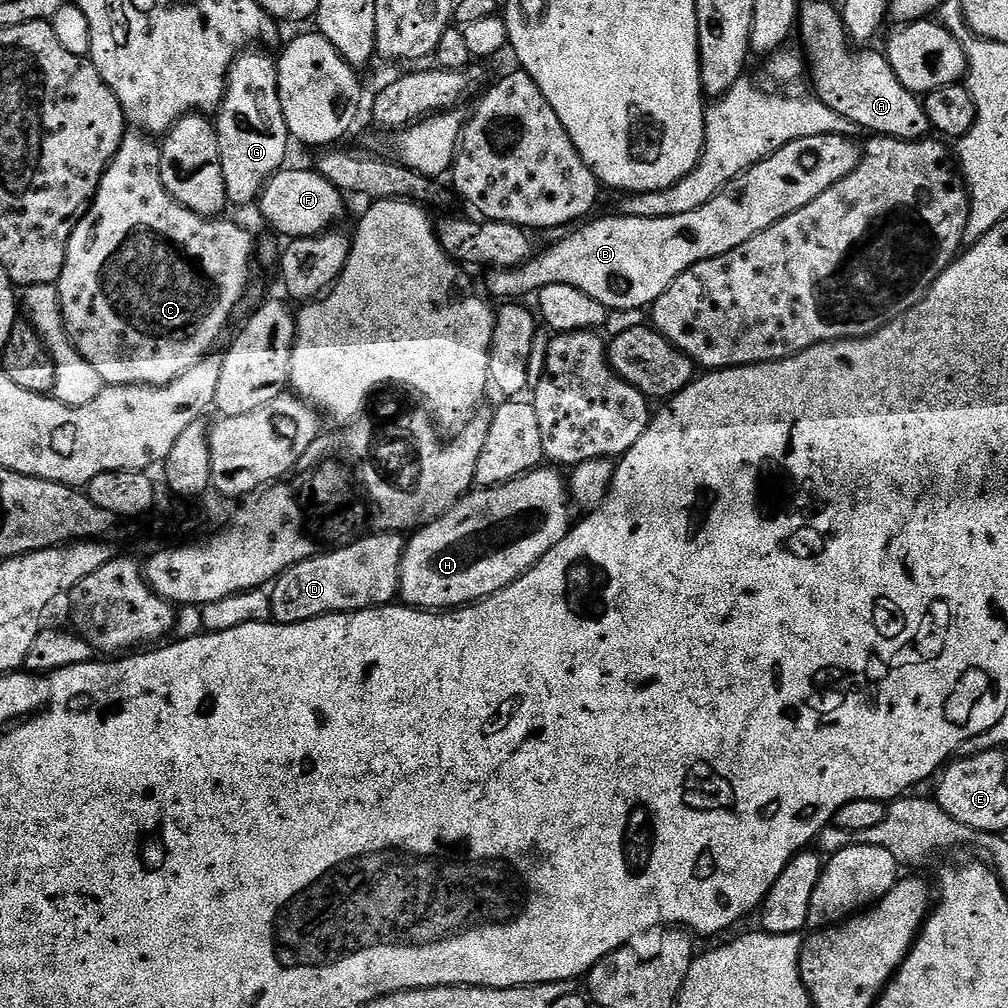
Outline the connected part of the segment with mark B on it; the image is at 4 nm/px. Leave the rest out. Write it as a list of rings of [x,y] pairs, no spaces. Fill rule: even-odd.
[[[834,134],[798,138],[798,142],[790,142],[786,146],[782,146],[782,150],[770,154],[762,162],[758,162],[750,170],[746,170],[741,176],[731,180],[718,194],[714,194],[714,198],[710,198],[710,202],[706,202],[706,206],[702,206],[698,210],[690,210],[690,214],[674,214],[670,218],[642,218],[641,216],[613,214],[613,216],[604,216],[601,220],[596,220],[597,218],[591,219],[581,226],[573,227],[571,231],[564,234],[569,234],[569,236],[564,236],[557,244],[550,245],[541,256],[540,253],[533,255],[532,259],[527,260],[525,264],[519,264],[516,268],[502,268],[489,271],[487,273],[488,288],[496,296],[508,296],[504,298],[524,298],[520,296],[528,296],[531,292],[532,295],[539,294],[546,286],[561,284],[562,286],[574,286],[574,290],[582,290],[582,294],[590,294],[590,298],[594,298],[594,302],[598,302],[603,308],[609,309],[613,313],[636,312],[639,308],[644,308],[644,310],[651,309],[652,303],[658,298],[662,298],[662,294],[666,294],[666,290],[669,286],[674,283],[679,276],[686,274],[686,270],[690,270],[690,266],[694,266],[706,258],[718,258],[722,254],[730,254],[730,250],[738,250],[738,246],[742,246],[742,242],[750,242],[750,238],[754,238],[754,234],[762,234],[762,230],[774,226],[774,222],[782,222],[782,218],[794,214],[794,210],[802,210],[802,206],[814,202],[814,198],[818,198],[818,194],[826,194],[826,190],[830,190],[830,186],[834,186],[834,182],[842,182],[842,178],[849,176],[860,164],[862,148],[859,143],[856,145],[854,141],[855,139],[847,136],[835,136]]]

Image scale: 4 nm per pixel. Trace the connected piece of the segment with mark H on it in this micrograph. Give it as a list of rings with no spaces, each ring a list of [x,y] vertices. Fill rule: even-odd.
[[[541,466],[508,484],[499,484],[497,488],[469,491],[450,511],[442,514],[442,518],[411,533],[404,545],[399,599],[410,608],[455,610],[485,600],[513,584],[518,577],[525,576],[547,552],[562,542],[562,538],[566,538],[574,524],[565,477],[555,471],[559,472],[555,467]]]

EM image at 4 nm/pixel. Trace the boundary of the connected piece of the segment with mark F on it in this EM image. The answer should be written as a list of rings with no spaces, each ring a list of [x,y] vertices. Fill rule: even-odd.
[[[311,167],[291,168],[275,172],[268,185],[260,193],[258,209],[264,220],[276,232],[288,236],[289,241],[300,240],[303,236],[319,236],[331,229],[344,216],[345,193],[326,182]]]

